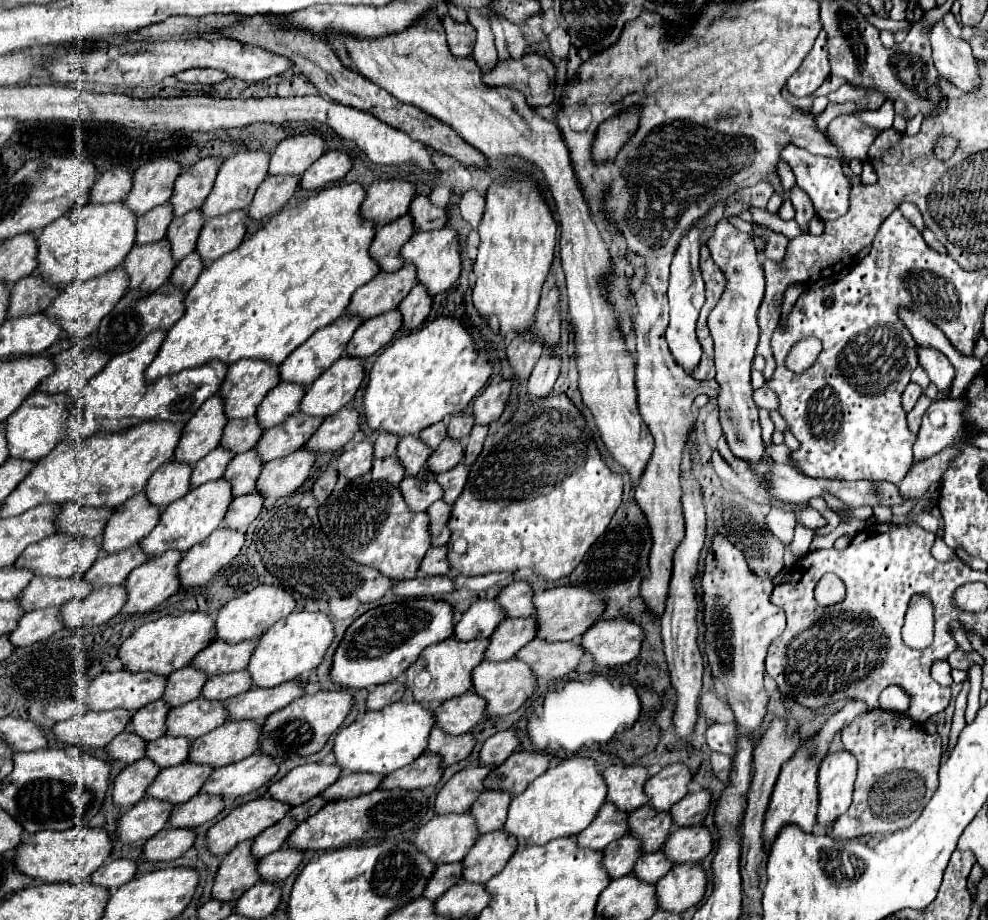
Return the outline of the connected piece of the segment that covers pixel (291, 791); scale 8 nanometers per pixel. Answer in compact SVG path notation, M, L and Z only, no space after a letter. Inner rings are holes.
M302 765L292 769L286 777L272 783L268 787L268 795L272 799L284 801L288 805L302 805L322 793L328 785L332 785L340 775L340 767L334 765Z

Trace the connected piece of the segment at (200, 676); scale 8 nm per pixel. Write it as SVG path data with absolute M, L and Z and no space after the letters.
M182 667L182 669L174 671L172 675L168 675L166 679L168 679L168 683L166 683L162 701L168 703L168 707L180 707L200 695L202 685L208 679L208 675L204 675L202 671L196 671L192 667Z

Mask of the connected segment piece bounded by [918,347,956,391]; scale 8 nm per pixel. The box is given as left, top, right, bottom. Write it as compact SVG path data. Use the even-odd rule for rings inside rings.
M918 347L918 359L920 359L920 365L926 369L930 381L940 391L946 391L946 387L952 385L956 371L954 371L954 367L950 365L950 361L940 351Z

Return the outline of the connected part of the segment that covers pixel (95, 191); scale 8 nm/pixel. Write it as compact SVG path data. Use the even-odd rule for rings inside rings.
M112 169L100 175L100 179L94 183L88 195L88 203L116 203L126 197L126 193L132 187L132 175L128 169Z

